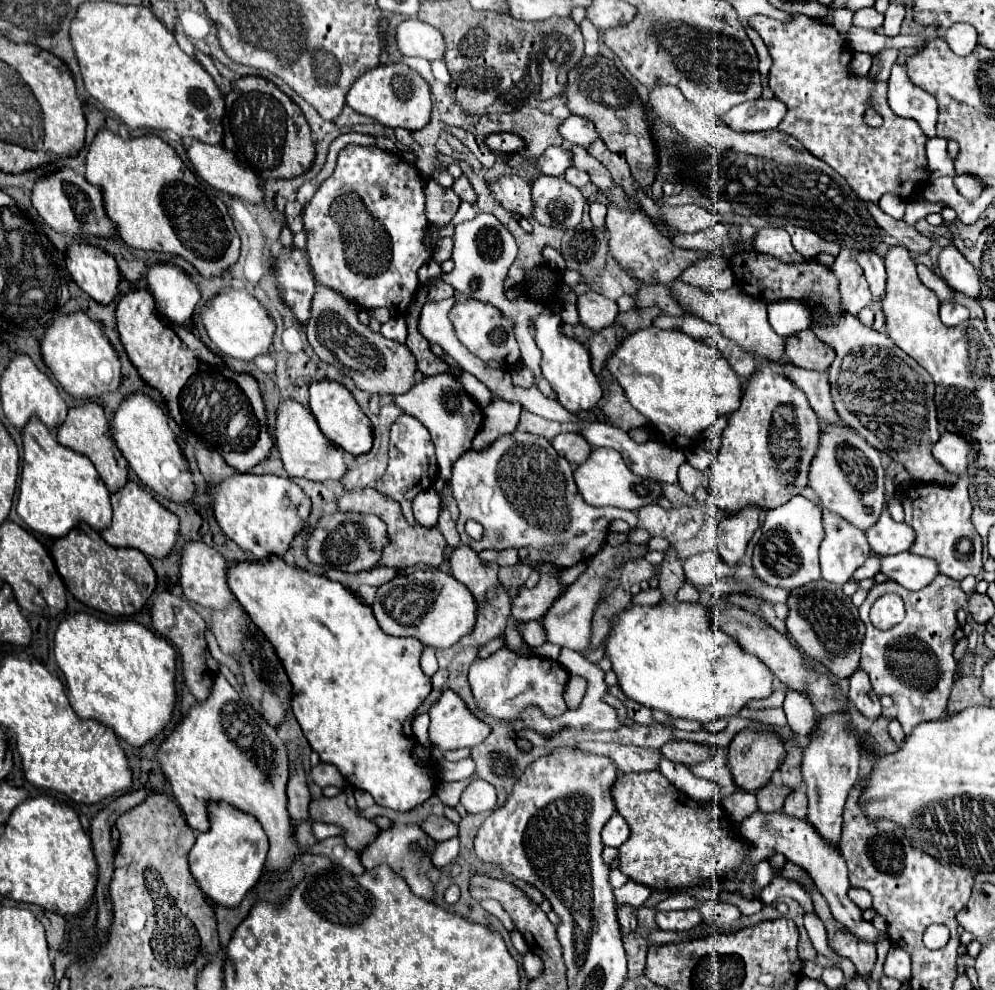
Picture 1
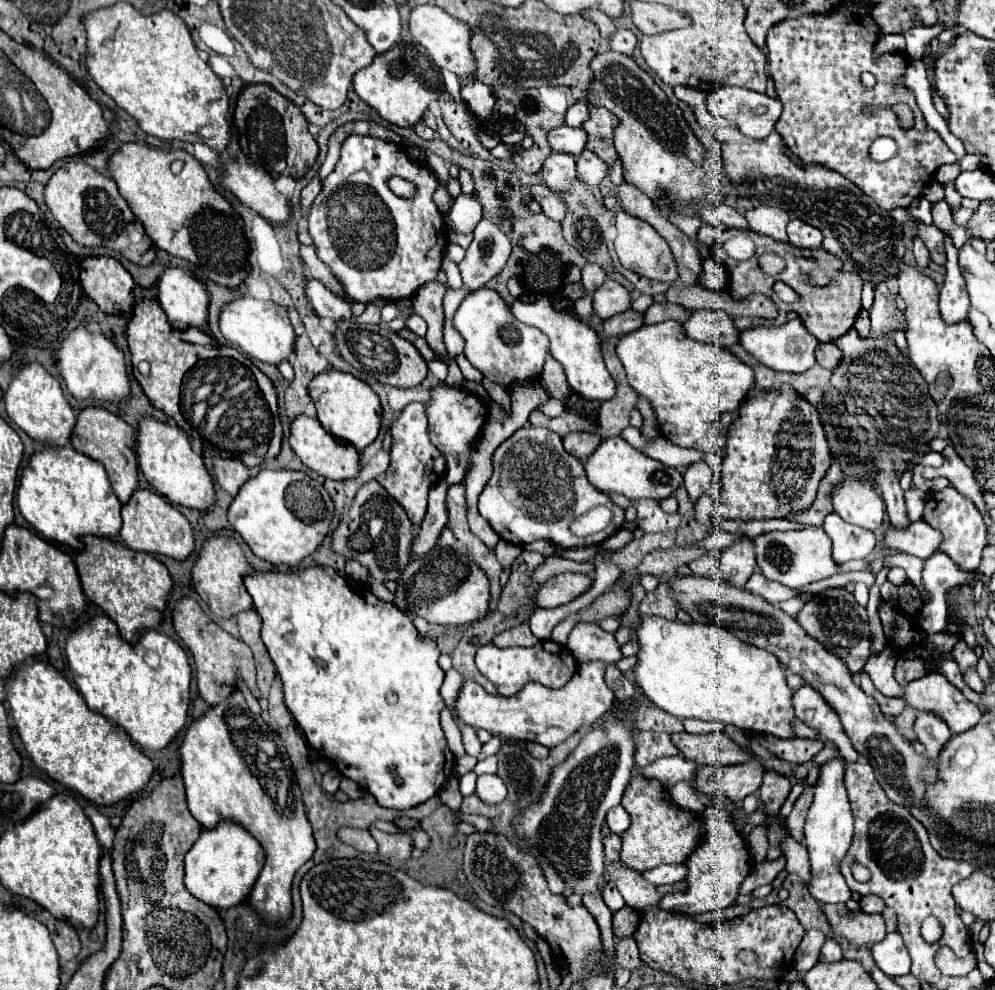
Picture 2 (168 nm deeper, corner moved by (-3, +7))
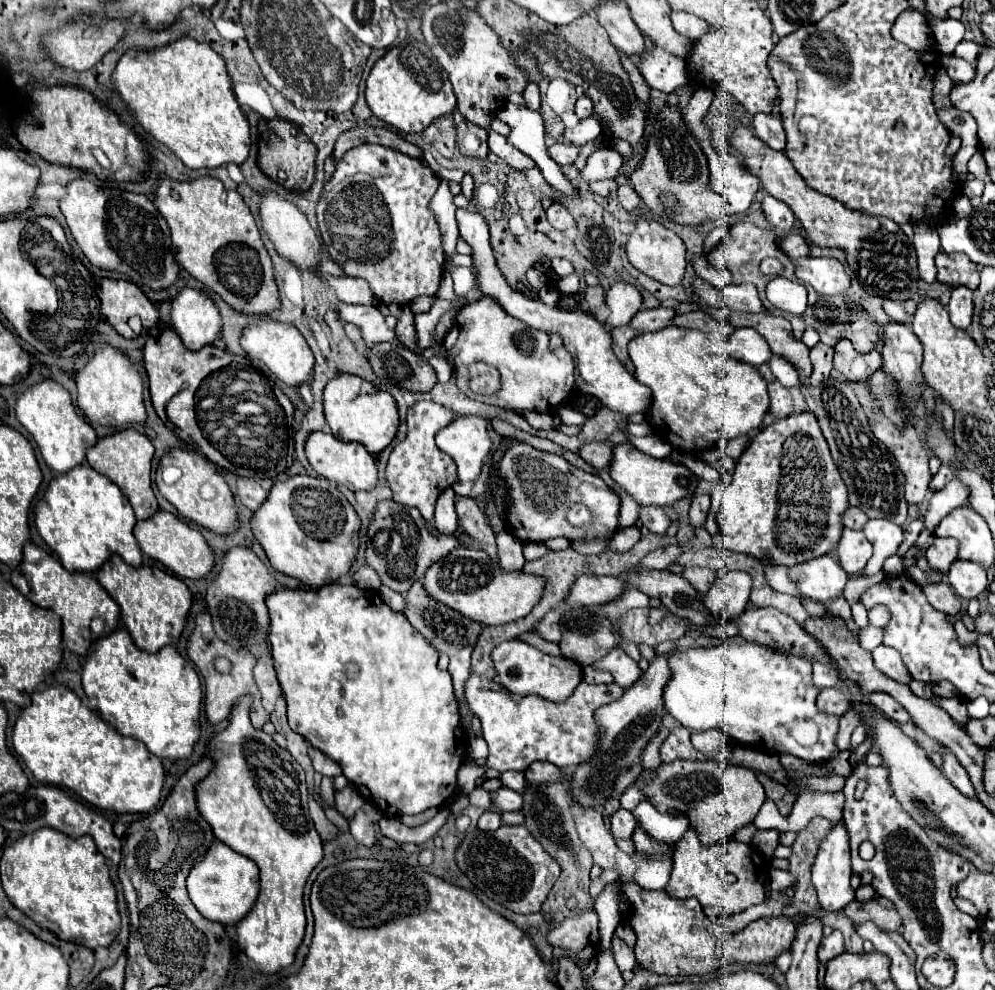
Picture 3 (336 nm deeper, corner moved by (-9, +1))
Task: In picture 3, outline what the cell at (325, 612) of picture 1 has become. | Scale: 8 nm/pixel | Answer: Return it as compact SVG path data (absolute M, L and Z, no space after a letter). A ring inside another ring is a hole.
M327 584L317 590L289 590L289 588L279 588L265 598L267 608L269 608L269 618L271 618L271 630L269 630L269 644L271 644L271 654L273 654L273 664L277 678L281 682L285 700L287 700L287 718L289 726L305 736L305 740L311 742L313 748L321 750L325 756L335 760L347 780L359 790L359 794L377 806L379 812L387 816L401 816L401 814L419 814L425 812L431 806L445 806L449 804L459 792L457 792L457 770L465 762L465 754L469 748L467 734L459 726L459 714L455 708L455 696L451 696L451 674L443 672L437 668L439 652L409 624L409 620L401 614L395 614L379 596L375 590L361 590L355 584Z

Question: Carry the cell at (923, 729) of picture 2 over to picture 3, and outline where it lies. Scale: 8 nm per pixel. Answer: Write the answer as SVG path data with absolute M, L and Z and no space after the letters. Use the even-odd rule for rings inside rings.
M945 748L943 752L943 766L941 766L941 772L951 780L951 784L965 796L969 798L975 798L975 790L971 786L971 780L965 772L965 768L959 764L959 760L955 758L955 754L951 754L951 750Z

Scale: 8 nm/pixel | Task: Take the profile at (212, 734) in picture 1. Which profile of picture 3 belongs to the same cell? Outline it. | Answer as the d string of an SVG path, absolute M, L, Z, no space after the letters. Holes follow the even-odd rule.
M243 696L231 710L229 724L225 730L217 732L209 740L209 758L213 758L215 768L209 772L205 780L201 780L195 788L197 808L205 822L213 828L215 838L251 858L261 870L261 888L255 906L251 912L237 924L237 946L239 960L245 968L259 972L277 972L293 962L295 950L305 934L305 914L303 914L303 886L311 874L311 870L323 858L323 842L313 826L309 816L309 794L305 786L303 768L291 758L291 754L281 748L269 734L253 728L249 710L251 696Z

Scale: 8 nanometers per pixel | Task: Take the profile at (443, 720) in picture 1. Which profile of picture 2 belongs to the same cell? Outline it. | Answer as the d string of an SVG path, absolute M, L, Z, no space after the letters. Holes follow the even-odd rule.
M603 662L579 664L575 676L559 690L549 690L533 682L527 684L519 694L509 698L493 696L485 692L483 686L479 686L477 682L465 680L455 710L465 724L473 728L485 728L493 736L501 738L501 742L511 742L521 748L525 748L527 742L537 742L551 750L557 744L565 742L581 726L601 720L611 710L615 696L607 688L603 674L605 674Z

